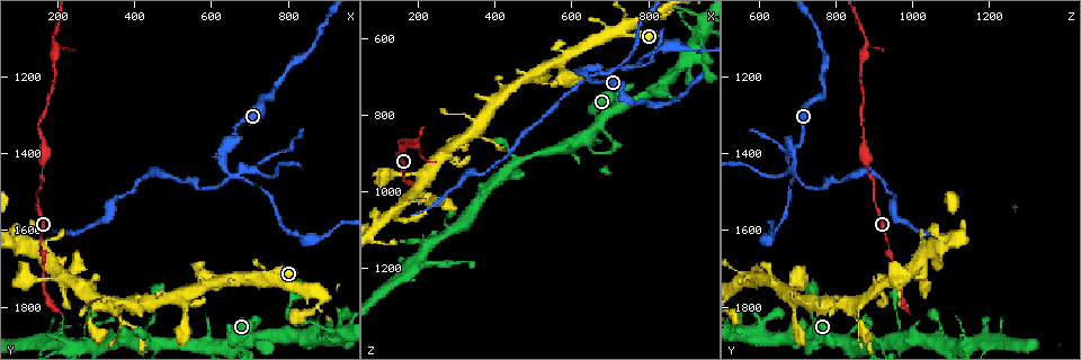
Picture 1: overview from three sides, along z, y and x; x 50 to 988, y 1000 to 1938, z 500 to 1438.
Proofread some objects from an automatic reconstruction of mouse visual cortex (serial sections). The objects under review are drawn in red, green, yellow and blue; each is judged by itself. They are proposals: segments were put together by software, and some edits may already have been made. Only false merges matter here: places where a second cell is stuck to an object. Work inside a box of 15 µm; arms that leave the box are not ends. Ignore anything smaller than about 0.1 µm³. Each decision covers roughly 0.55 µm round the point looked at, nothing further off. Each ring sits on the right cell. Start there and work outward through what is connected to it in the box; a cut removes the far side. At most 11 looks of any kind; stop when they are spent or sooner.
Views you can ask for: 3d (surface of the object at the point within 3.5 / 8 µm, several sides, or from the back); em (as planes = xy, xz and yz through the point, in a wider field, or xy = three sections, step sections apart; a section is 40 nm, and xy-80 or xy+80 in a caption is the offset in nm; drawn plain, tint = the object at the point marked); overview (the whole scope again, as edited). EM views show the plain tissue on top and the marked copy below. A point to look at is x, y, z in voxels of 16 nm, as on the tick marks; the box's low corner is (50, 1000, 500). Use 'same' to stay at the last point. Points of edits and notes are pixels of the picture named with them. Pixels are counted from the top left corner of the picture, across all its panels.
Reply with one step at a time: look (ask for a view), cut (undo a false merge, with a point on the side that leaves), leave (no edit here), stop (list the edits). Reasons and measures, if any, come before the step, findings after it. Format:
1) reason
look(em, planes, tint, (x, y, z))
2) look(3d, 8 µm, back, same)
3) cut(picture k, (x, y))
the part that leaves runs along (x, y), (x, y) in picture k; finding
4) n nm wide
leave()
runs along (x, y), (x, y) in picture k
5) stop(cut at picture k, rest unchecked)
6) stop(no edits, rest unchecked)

thick turns thin
look(3d, 3.5 µm, (195, 1105, 885))

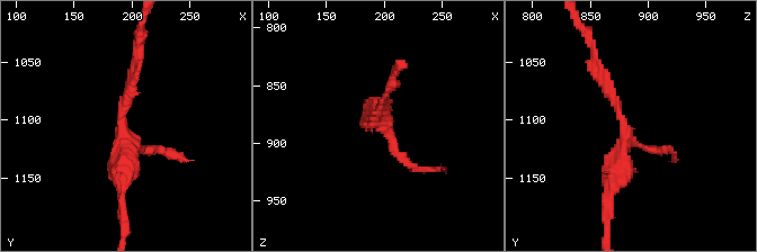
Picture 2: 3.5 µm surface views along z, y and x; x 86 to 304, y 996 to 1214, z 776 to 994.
look(em, xy, step 3, tint, (192, 1110, 882))

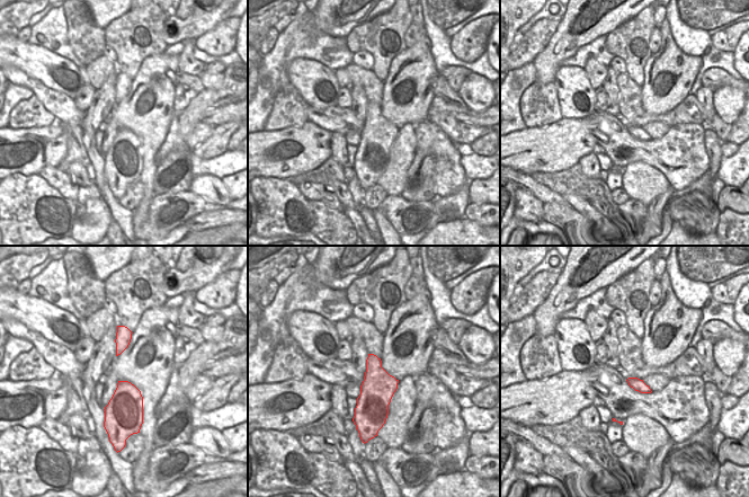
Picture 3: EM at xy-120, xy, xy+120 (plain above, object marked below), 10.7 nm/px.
leave()
runs along (123, 204), (119, 114), (133, 65) in picture 2; all the same cell

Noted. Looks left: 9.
four arms meet
look(3d, 3.5 µm, (645, 1455, 695))

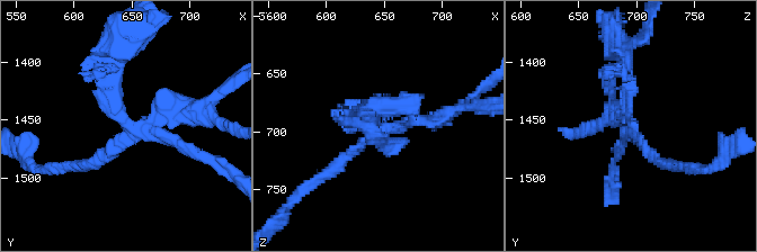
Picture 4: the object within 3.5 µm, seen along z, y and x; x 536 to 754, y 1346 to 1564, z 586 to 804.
look(em, xy, step 1, tint, (648, 1454, 698))

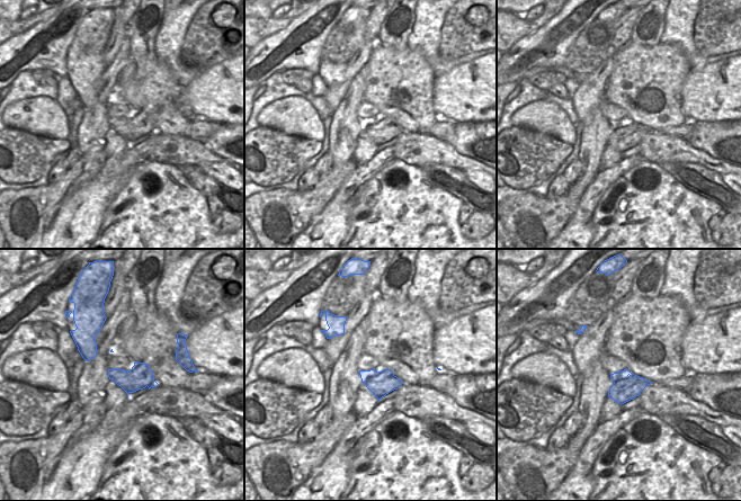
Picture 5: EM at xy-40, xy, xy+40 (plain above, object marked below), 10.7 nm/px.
260 nm wide
cut(picture 4, (204, 118))
a second cell is stuck on

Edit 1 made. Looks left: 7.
redraw
look(overview)

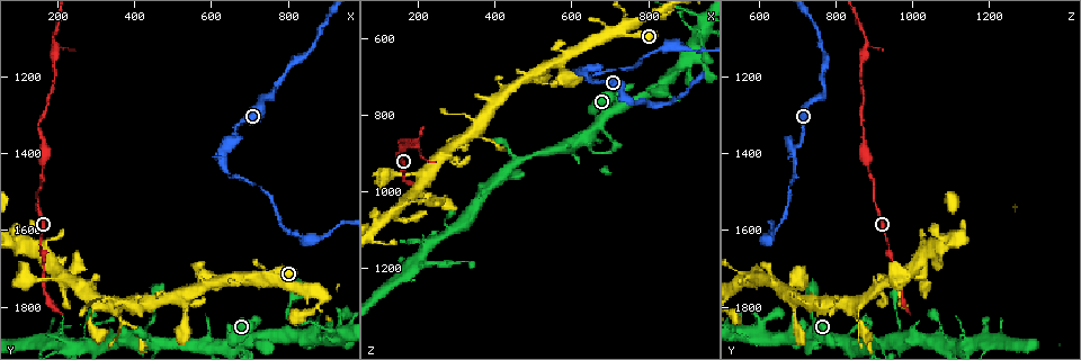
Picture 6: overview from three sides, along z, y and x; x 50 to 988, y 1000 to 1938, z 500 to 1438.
look(3d, 8 µm, (935, 1870, 585))

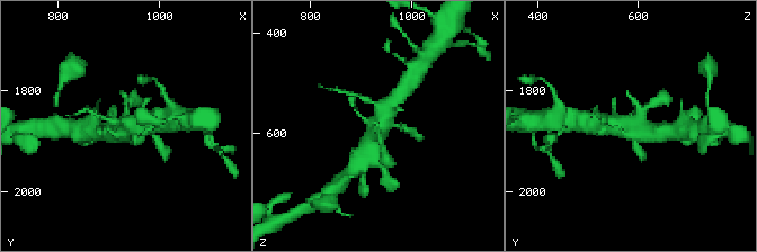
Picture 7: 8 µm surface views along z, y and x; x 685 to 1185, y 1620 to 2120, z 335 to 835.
look(em, planes, tint, (935, 1870, 580))

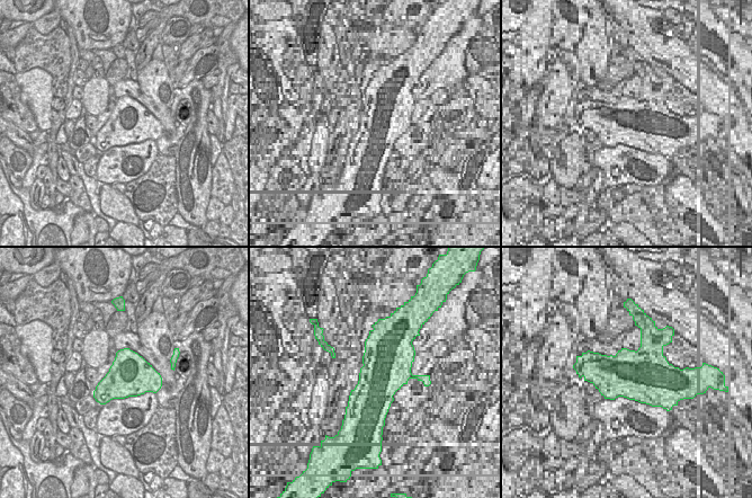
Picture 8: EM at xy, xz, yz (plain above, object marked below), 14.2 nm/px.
leave()
runs along (362, 160), (391, 104) in picture 7; all the same cell

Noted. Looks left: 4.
three arms meet
look(3d, 3.5 µm, (730, 1720, 590))

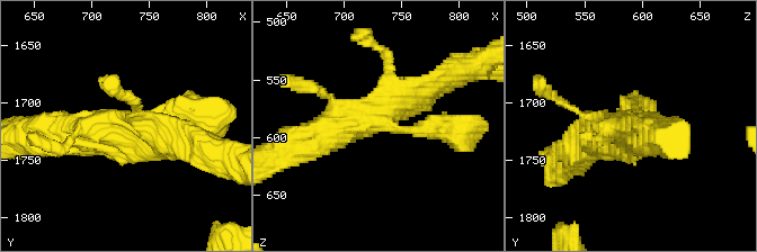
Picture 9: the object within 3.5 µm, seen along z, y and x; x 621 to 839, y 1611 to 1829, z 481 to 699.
now the EM
look(em, xy, step 1, tint, (734, 1724, 584))

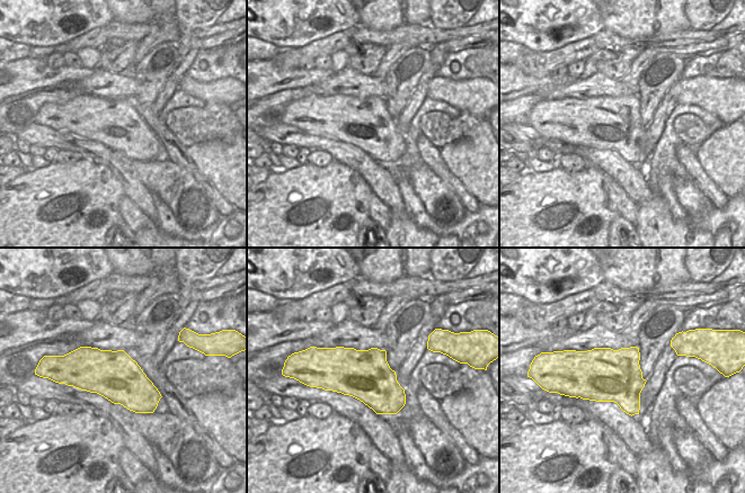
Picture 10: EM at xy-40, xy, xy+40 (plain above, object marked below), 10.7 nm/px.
leave()
runs along (202, 114), (56, 131) in picture 9; one cell here

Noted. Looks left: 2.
stop(cut at picture 4, rest unchecked)

